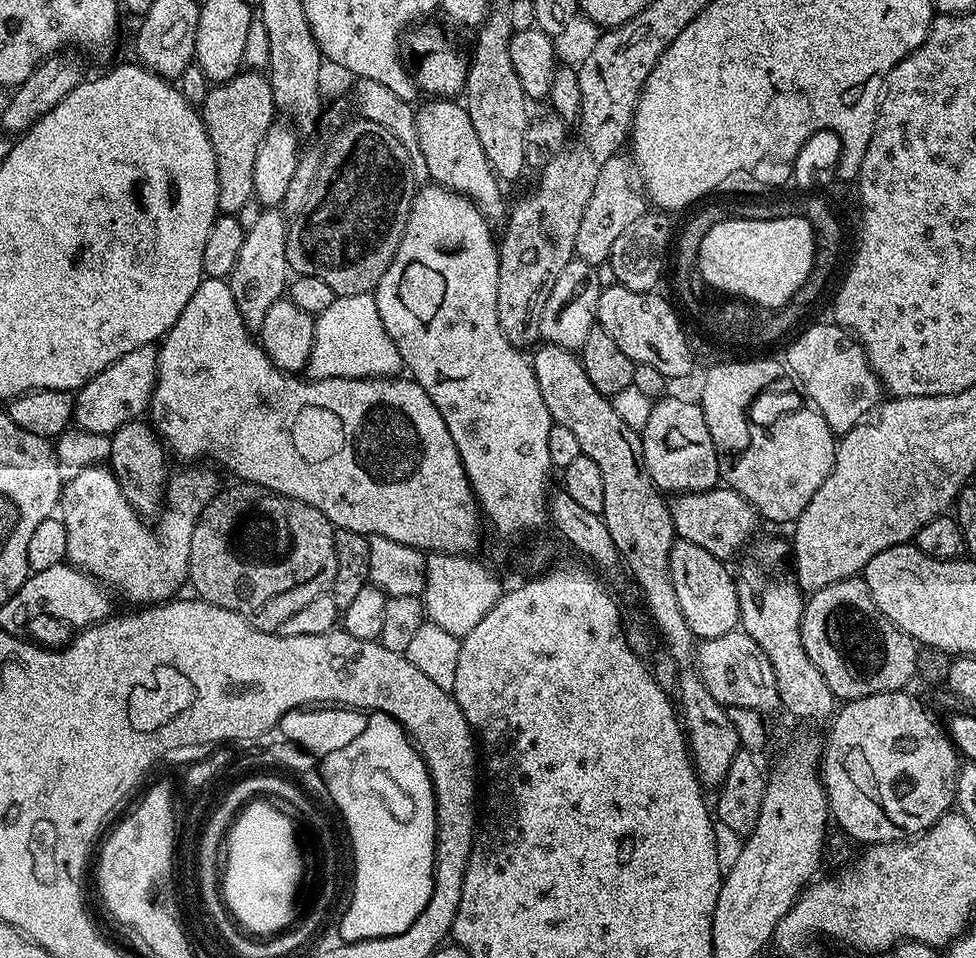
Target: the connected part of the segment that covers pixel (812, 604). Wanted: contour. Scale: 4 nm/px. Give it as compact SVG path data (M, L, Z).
M859 575L834 582L811 593L804 601L802 646L818 666L837 701L847 702L874 694L899 692L917 679L918 645L878 610L866 582Z

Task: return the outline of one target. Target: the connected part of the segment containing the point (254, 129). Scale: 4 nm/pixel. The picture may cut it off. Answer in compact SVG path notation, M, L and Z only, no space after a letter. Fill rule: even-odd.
M241 70L234 78L221 80L209 87L203 104L198 108L204 129L210 138L210 146L214 146L214 162L218 166L218 206L224 214L236 214L254 197L254 158L258 155L258 146L262 146L262 138L266 138L266 130L277 119L278 109L274 102L272 87L263 71L247 72Z

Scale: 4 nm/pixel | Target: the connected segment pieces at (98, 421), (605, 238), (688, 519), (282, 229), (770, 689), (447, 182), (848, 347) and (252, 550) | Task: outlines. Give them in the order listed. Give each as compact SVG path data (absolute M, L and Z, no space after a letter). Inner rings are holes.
M153 345L138 346L138 350L130 350L130 354L122 354L118 362L106 366L106 370L87 380L75 393L76 405L72 411L75 427L111 437L112 433L126 426L126 422L143 417L152 402L157 374L158 352Z
M617 154L610 157L601 168L590 202L586 202L586 214L582 214L582 223L578 225L576 256L593 266L601 264L612 252L614 242L622 235L622 230L626 230L630 222L638 222L645 211L646 193L631 155Z
M717 486L705 492L679 493L671 501L670 507L677 537L694 542L694 546L702 546L702 550L710 550L710 554L725 562L731 561L731 556L736 551L737 555L757 535L756 509L746 498L727 486Z
M264 210L258 222L245 231L242 251L234 270L227 276L226 282L238 302L238 310L250 330L258 330L270 311L270 306L285 295L290 283L290 269L286 258L289 221L280 210Z
M742 630L722 634L722 638L699 641L694 648L694 667L706 690L710 690L715 700L729 710L745 708L767 714L781 707L770 658L766 658L762 646Z
M432 98L427 102L429 104L417 107L415 114L418 146L426 158L431 179L440 187L461 192L473 200L489 222L503 221L510 211L510 204L504 201L501 181L486 158L486 150L482 150L482 142L478 142L467 107L452 98Z
M816 328L816 332L808 332L800 344L790 348L792 368L804 376L804 382L808 380L810 401L833 432L850 431L881 403L882 385L876 371L865 356L860 356L860 348L856 348L852 340L844 340L836 328Z
M236 482L233 485L233 488L225 487L217 492L213 500L202 510L194 526L194 538L190 538L190 562L188 563L190 588L192 584L193 590L196 591L193 593L199 599L210 602L214 606L222 606L222 610L234 610L234 614L242 614L242 618L246 618L246 622L250 622L258 630L276 632L282 626L282 622L286 622L286 618L291 618L296 611L302 610L302 606L314 602L314 598L325 595L331 589L336 573L336 551L334 550L336 528L320 511L306 502L298 502L289 496L280 496L260 484Z

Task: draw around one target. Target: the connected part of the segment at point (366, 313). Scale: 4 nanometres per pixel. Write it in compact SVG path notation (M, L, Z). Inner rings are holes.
M370 292L337 296L330 307L322 310L320 316L315 317L314 346L310 350L310 358L306 369L307 375L313 380L329 380L330 378L368 378L370 376L401 375L404 368L402 354L398 354L398 346L394 346L394 338L386 334L386 326L382 326L382 318L378 314L378 302Z

